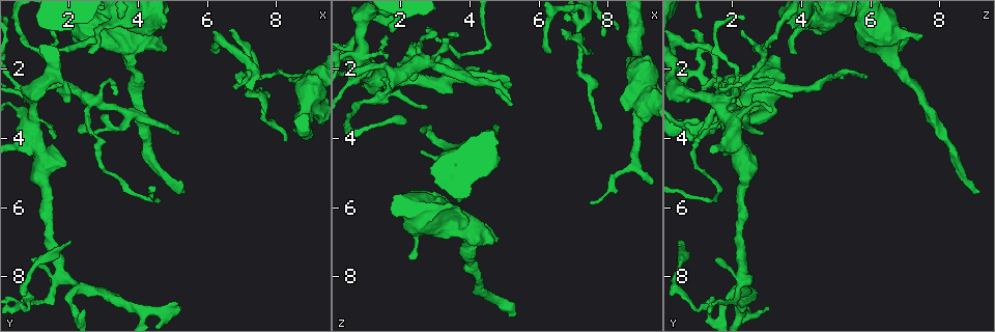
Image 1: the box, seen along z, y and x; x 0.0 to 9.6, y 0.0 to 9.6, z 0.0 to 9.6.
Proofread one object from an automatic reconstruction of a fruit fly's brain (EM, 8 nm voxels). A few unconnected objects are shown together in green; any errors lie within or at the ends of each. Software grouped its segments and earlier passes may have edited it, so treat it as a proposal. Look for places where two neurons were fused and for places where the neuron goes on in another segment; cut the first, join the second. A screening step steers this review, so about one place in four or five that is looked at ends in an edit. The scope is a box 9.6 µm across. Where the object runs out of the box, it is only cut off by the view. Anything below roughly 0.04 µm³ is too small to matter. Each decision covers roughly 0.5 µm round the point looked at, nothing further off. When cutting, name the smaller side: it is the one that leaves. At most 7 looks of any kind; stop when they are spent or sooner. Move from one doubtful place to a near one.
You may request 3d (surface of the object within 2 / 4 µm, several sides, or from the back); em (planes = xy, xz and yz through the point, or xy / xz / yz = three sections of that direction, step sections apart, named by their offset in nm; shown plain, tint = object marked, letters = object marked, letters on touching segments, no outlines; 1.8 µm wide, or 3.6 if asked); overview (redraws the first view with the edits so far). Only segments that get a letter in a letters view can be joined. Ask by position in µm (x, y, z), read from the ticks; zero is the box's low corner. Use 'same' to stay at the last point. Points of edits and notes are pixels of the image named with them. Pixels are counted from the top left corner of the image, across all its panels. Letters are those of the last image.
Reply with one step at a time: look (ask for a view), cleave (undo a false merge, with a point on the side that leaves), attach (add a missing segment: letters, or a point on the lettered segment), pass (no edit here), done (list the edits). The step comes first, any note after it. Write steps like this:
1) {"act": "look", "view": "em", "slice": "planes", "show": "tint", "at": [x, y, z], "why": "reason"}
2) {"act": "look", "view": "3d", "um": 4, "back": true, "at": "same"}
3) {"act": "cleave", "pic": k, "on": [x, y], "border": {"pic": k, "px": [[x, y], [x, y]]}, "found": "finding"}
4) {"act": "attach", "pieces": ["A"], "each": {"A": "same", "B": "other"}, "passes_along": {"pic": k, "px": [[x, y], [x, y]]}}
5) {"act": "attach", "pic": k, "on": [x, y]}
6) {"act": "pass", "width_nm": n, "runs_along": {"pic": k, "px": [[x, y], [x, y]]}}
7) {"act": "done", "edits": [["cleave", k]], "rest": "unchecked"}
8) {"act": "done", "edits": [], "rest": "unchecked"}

{"act": "look", "view": "em", "slice": "planes", "show": "letters", "at": [4.75, 0.70, 3.55], "why": "branch stops here"}

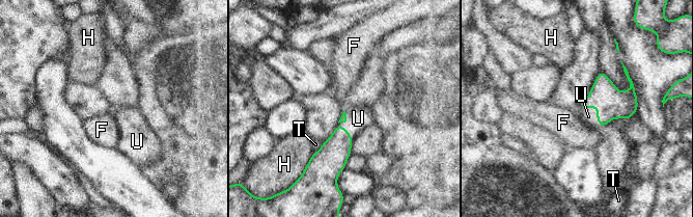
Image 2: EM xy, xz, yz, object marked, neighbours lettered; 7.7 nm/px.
{"act": "attach", "pieces": ["U"], "each": {"F": "other", "H": "other", "T": "other", "U": "same"}, "passes_along": {"pic": 2, "px": [[334, 153], [337, 125], [358, 118]]}, "found": "it goes on there"}

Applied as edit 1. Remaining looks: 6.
{"act": "look", "view": "overview", "why": "see it whole again"}

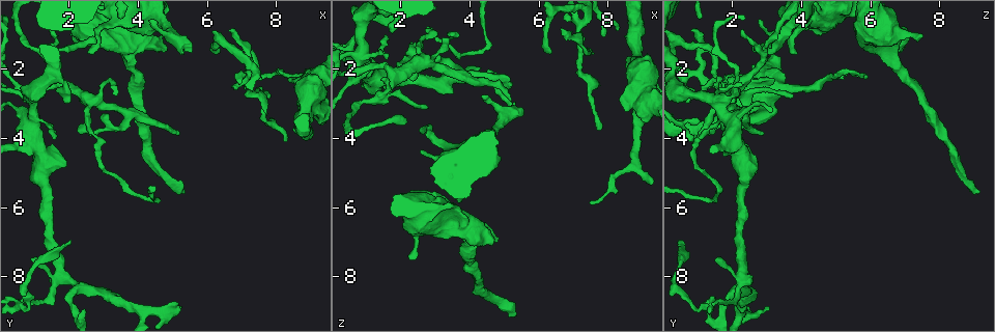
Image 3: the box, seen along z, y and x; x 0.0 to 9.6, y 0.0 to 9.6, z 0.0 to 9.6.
{"act": "look", "view": "em", "slice": "yz", "step": 4, "show": "letters", "at": [3.45, 1.10, 6.25], "why": "thick turns thin"}

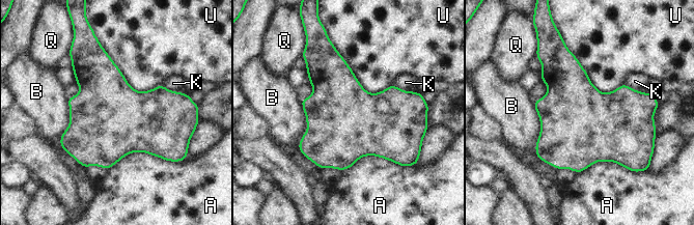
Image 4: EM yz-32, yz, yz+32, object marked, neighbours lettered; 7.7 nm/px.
{"act": "look", "view": "em", "slice": "planes", "show": "letters", "at": "same"}

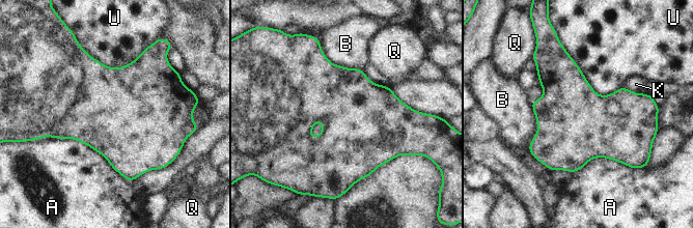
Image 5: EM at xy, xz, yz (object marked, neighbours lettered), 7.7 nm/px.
{"act": "pass", "each": {"A": "other", "B": "other", "K": "other", "Q": "other", "U": "other"}, "border": {"pic": 5, "px": [[561, 44], [597, 92], [624, 86]]}, "found": "continuous, no second neuron"}

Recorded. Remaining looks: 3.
{"act": "done", "edits": [["attach", 2]], "rest": "unchecked"}

